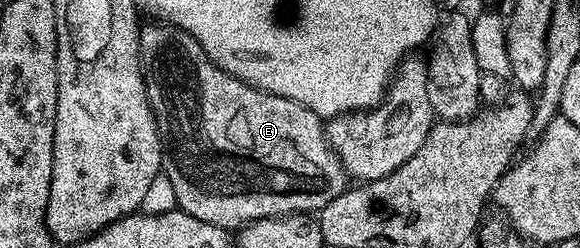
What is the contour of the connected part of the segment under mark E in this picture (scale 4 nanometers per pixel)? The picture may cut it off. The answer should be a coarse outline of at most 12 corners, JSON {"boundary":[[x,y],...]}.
{"boundary":[[167,22],[140,65],[179,211],[239,230],[349,187],[326,124]]}

